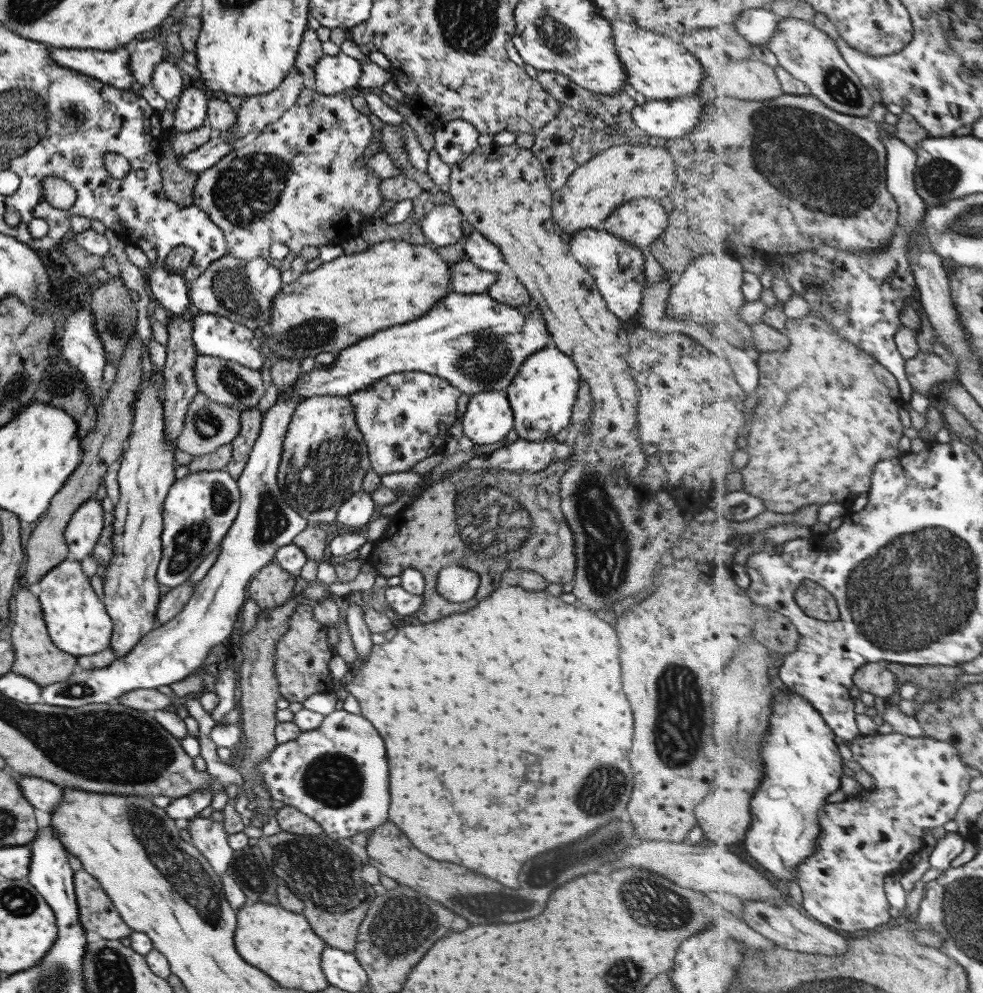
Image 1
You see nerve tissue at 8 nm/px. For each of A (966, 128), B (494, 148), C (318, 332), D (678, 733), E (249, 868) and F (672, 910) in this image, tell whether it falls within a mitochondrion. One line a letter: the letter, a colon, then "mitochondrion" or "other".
A: other
B: other
C: mitochondrion
D: mitochondrion
E: mitochondrion
F: mitochondrion

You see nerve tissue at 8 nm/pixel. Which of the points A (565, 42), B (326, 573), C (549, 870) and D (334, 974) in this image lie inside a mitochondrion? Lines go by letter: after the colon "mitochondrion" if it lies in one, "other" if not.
A: mitochondrion
B: other
C: mitochondrion
D: other

